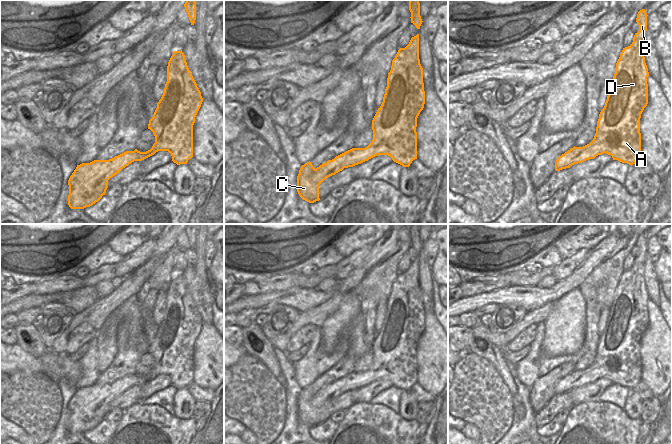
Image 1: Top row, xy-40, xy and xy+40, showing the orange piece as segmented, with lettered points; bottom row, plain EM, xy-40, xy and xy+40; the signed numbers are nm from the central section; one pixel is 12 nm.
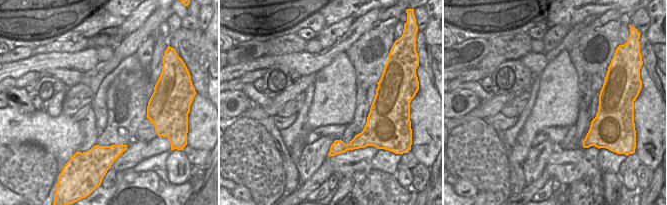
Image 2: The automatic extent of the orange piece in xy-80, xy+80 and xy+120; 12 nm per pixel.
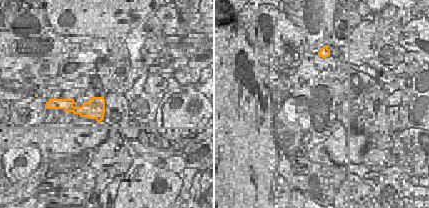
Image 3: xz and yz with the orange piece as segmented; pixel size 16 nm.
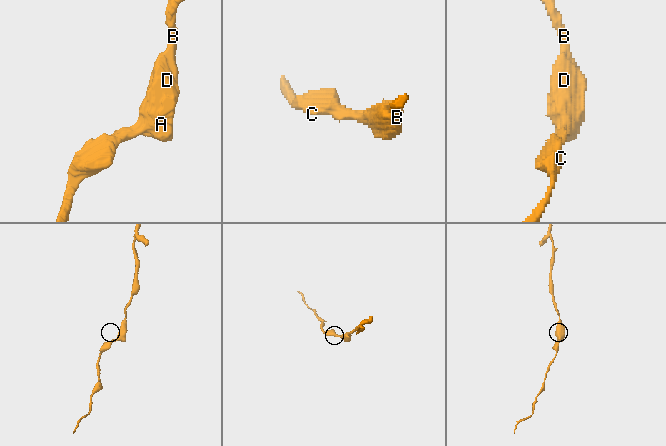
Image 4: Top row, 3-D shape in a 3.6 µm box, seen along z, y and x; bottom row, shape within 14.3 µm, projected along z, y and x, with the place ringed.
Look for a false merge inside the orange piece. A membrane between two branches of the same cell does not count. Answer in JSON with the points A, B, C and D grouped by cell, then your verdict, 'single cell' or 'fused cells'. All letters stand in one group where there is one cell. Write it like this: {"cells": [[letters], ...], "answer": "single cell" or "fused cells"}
{"cells": [["A", "B", "C", "D"]], "answer": "single cell"}

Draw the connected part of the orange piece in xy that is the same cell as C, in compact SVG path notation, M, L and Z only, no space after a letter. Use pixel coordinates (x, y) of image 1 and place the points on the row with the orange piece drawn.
M417 34L392 60L383 102L372 120L372 142L365 148L352 148L316 169L310 161L302 165L297 176L299 196L309 203L319 201L319 185L326 178L377 155L388 155L394 162L409 167L417 159L417 118L424 104Z

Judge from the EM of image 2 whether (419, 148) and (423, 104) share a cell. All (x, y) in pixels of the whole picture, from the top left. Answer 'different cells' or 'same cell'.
same cell

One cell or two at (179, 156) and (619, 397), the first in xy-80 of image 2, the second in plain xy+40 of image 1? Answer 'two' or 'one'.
two

